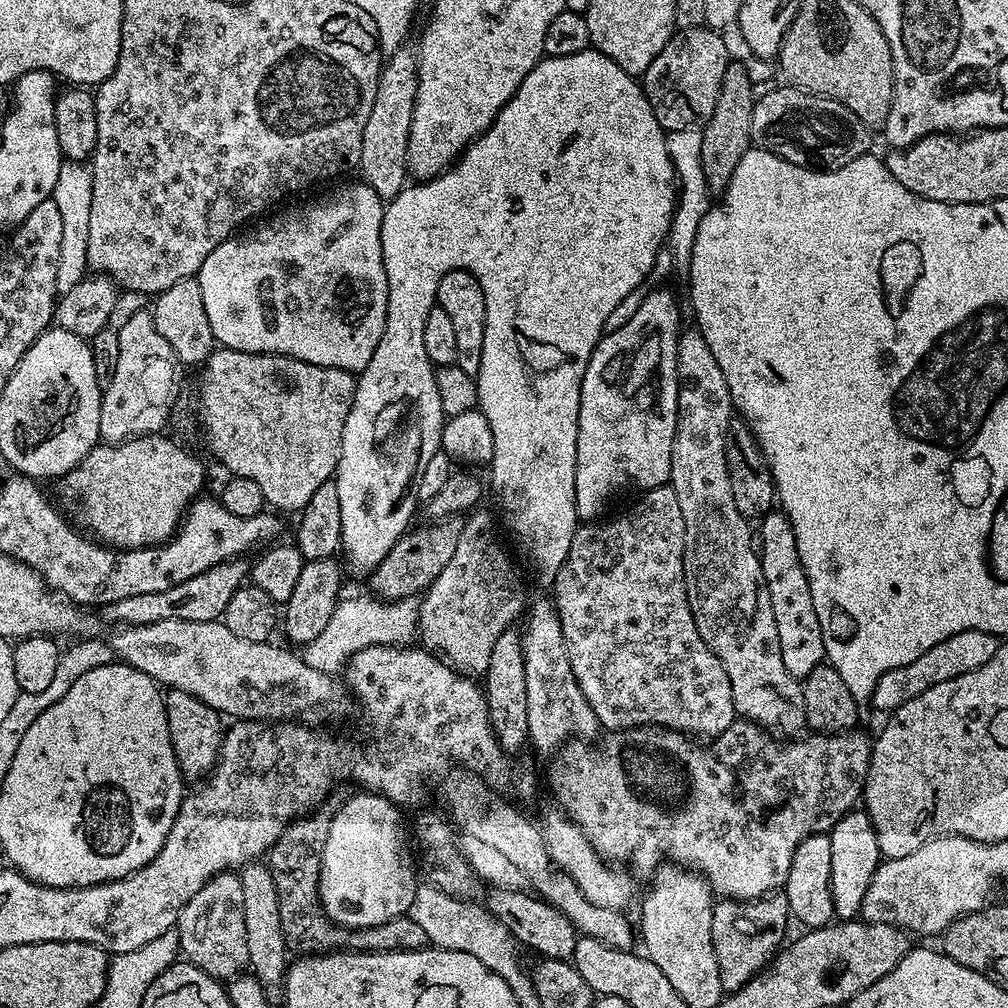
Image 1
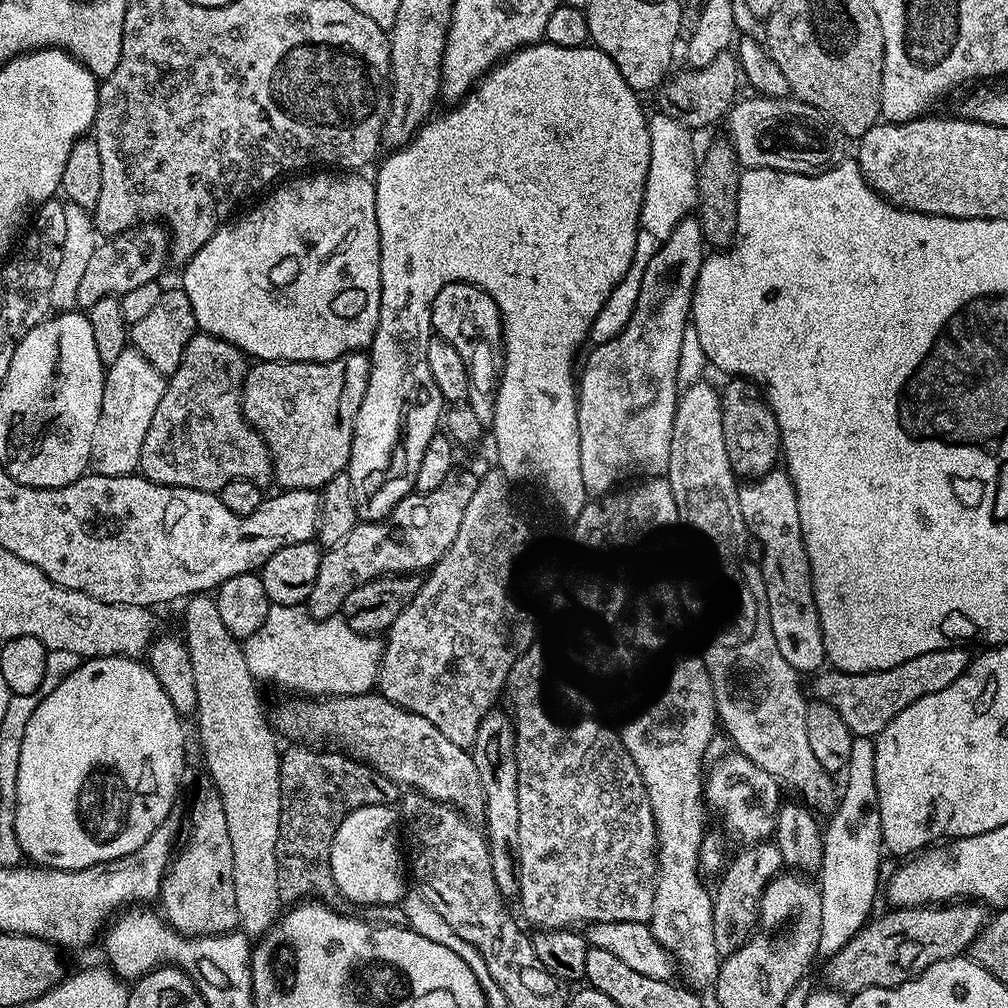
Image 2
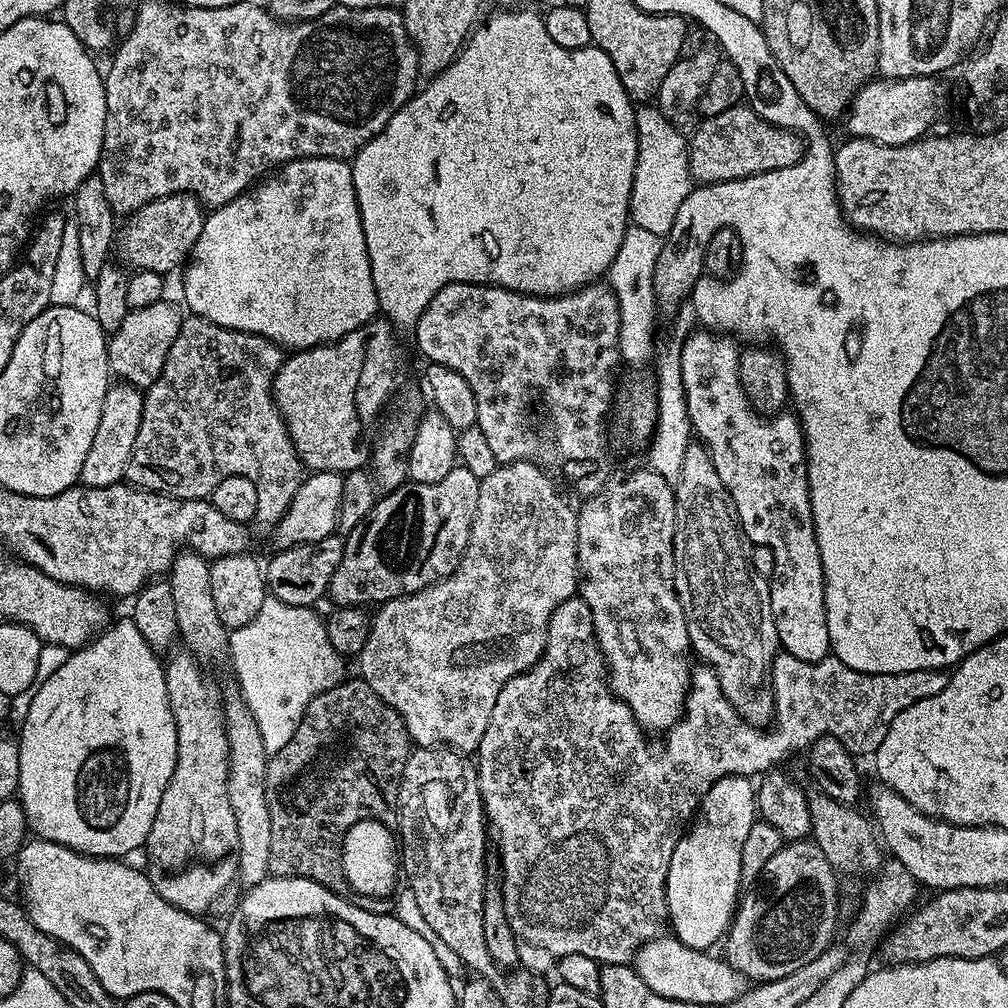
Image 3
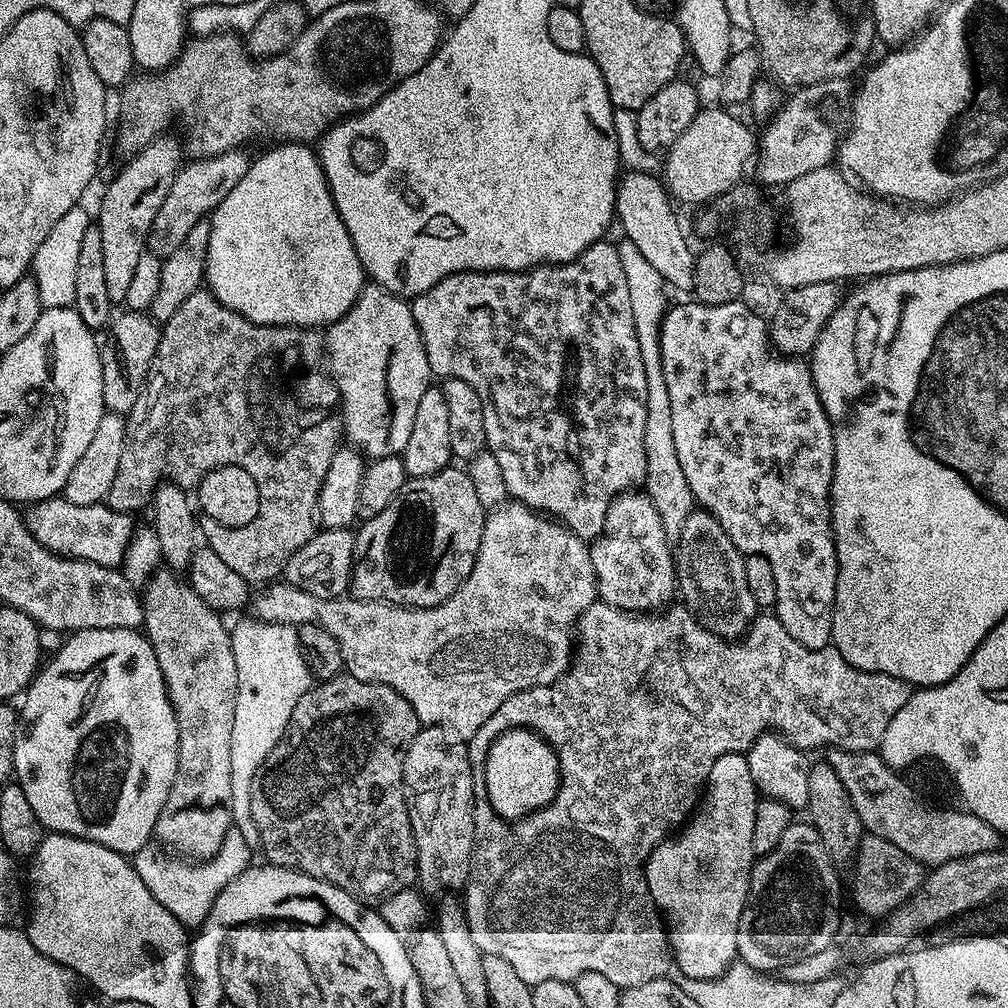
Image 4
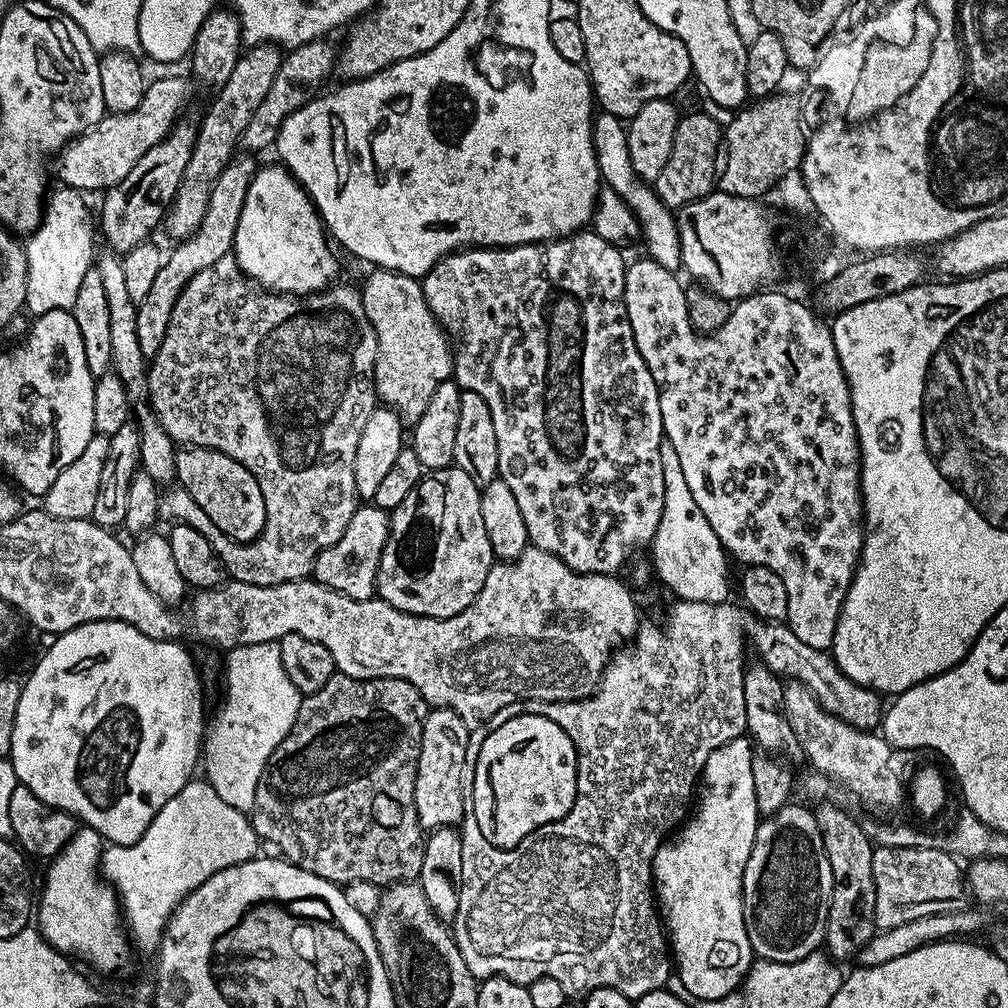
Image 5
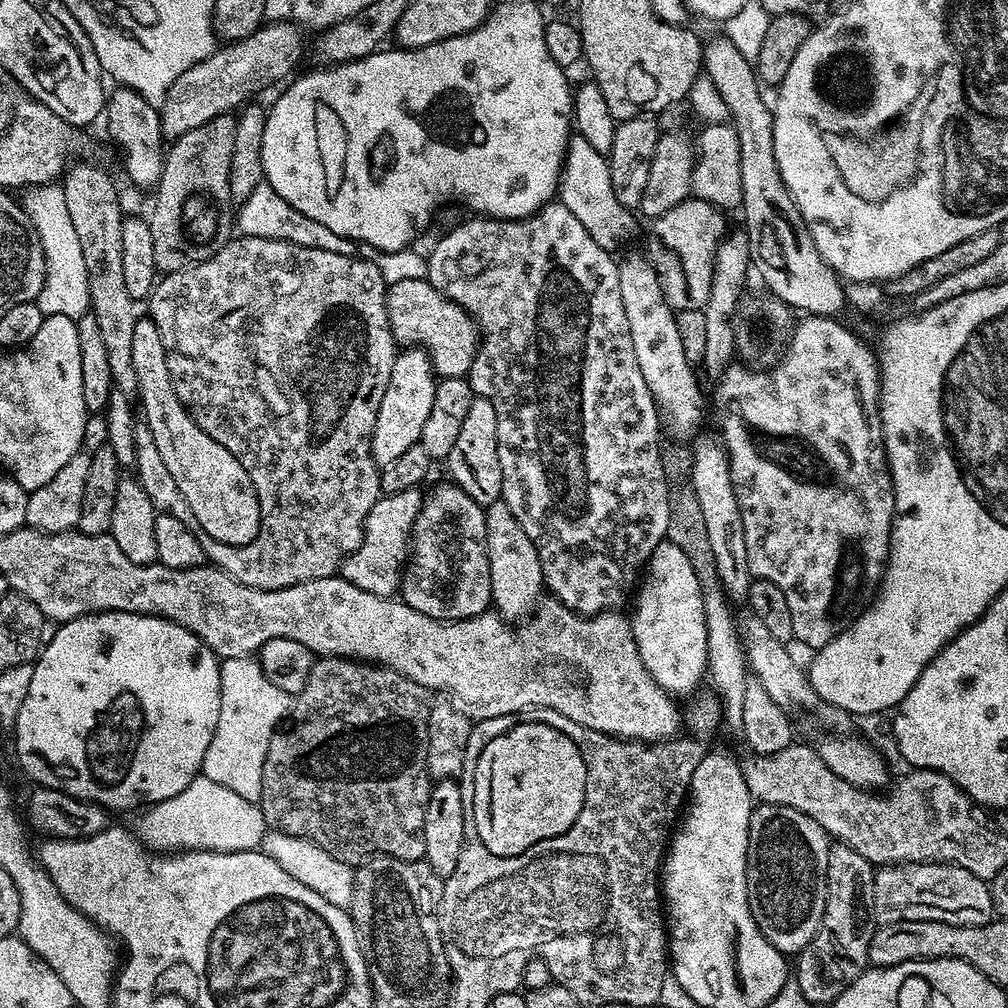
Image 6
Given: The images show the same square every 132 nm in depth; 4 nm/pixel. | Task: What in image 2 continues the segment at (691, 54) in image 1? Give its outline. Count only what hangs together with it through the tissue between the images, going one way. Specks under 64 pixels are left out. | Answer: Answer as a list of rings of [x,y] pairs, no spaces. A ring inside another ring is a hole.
[[[731,51],[718,54],[714,62],[701,68],[685,67],[684,72],[673,71],[660,85],[659,111],[676,119],[691,130],[708,128],[715,120],[723,121],[729,108],[737,99],[736,87],[742,84],[740,61]]]

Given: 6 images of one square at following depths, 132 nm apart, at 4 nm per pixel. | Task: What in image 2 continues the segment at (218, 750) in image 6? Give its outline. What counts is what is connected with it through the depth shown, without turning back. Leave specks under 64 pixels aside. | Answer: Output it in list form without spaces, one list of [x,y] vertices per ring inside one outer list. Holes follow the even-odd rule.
[[[272,604],[266,614],[266,622],[254,630],[243,641],[246,666],[257,682],[277,684],[289,688],[292,694],[303,694],[308,698],[327,698],[329,696],[367,696],[377,687],[376,675],[380,672],[382,644],[379,639],[359,636],[350,630],[343,615],[337,614],[325,620],[316,620],[303,607],[294,604]]]

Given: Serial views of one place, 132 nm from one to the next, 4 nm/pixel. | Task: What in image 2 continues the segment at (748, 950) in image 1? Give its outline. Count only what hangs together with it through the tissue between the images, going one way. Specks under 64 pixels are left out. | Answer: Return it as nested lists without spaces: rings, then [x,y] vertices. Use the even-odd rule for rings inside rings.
[[[761,842],[745,847],[723,871],[720,889],[715,889],[712,901],[714,914],[714,942],[718,946],[720,957],[734,954],[748,941],[749,936],[756,931],[760,919],[760,903],[764,888],[771,880],[781,875],[785,867],[782,850],[774,842]]]

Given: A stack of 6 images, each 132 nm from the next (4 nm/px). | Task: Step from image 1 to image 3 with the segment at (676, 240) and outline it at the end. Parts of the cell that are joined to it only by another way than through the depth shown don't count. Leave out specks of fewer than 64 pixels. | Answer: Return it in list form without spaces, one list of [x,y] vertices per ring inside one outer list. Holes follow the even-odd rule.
[[[654,104],[636,108],[635,130],[638,138],[638,160],[635,163],[634,186],[631,188],[629,219],[660,237],[668,234],[674,218],[681,215],[694,181],[689,174],[688,140],[669,117]]]

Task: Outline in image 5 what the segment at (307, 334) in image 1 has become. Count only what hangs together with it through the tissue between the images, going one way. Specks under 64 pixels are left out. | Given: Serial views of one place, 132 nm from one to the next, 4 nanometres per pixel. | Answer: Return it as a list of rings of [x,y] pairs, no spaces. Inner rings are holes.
[[[273,162],[269,168],[257,167],[250,188],[246,190],[246,202],[242,202],[242,216],[238,218],[231,251],[237,266],[248,279],[269,293],[287,293],[301,297],[321,293],[337,283],[336,275],[340,272],[340,264],[331,247],[333,245],[324,221],[320,219],[320,213],[312,205],[306,189],[295,180],[291,172],[279,162]]]

